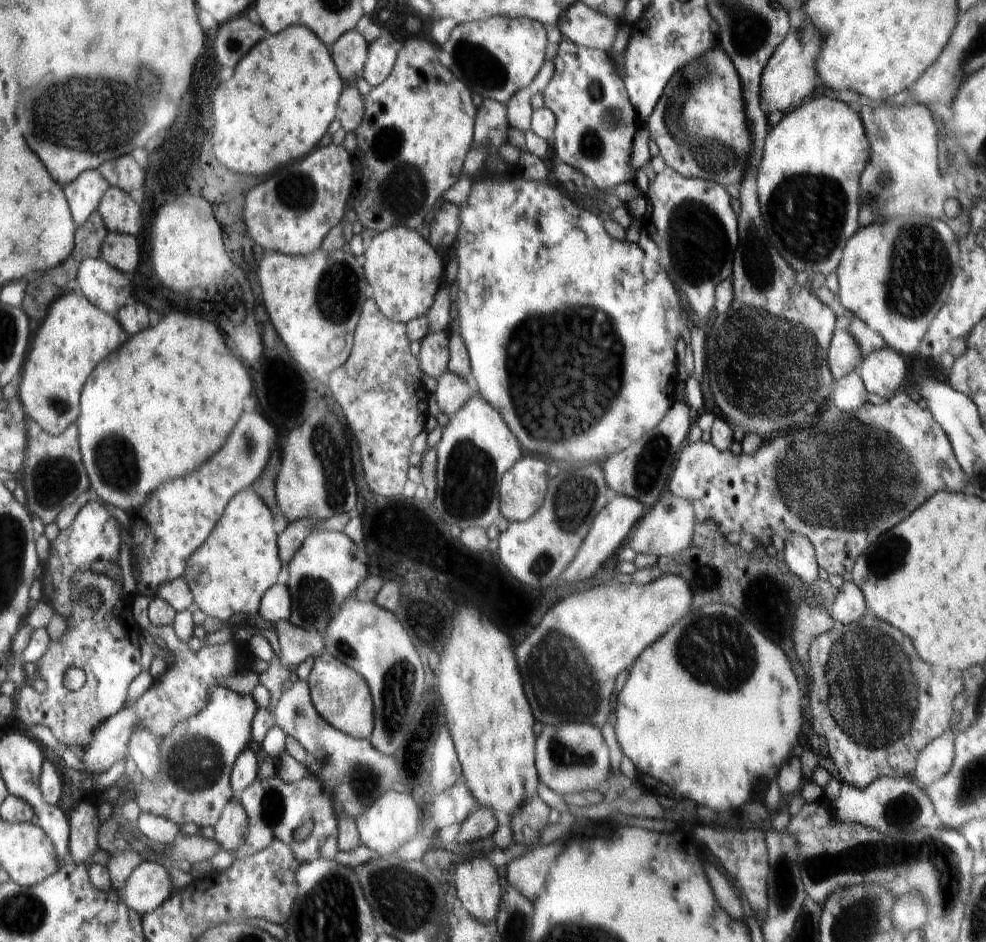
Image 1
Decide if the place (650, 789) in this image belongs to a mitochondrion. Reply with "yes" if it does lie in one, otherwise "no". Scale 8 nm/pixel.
no

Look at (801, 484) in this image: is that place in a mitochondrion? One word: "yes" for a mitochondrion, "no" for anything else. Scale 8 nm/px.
yes

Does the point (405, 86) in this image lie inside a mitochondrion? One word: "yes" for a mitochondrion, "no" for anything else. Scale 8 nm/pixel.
no

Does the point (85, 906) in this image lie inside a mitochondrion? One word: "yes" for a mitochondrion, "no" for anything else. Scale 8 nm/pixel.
no

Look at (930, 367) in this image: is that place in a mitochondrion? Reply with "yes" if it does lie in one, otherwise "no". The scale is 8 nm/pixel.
no

